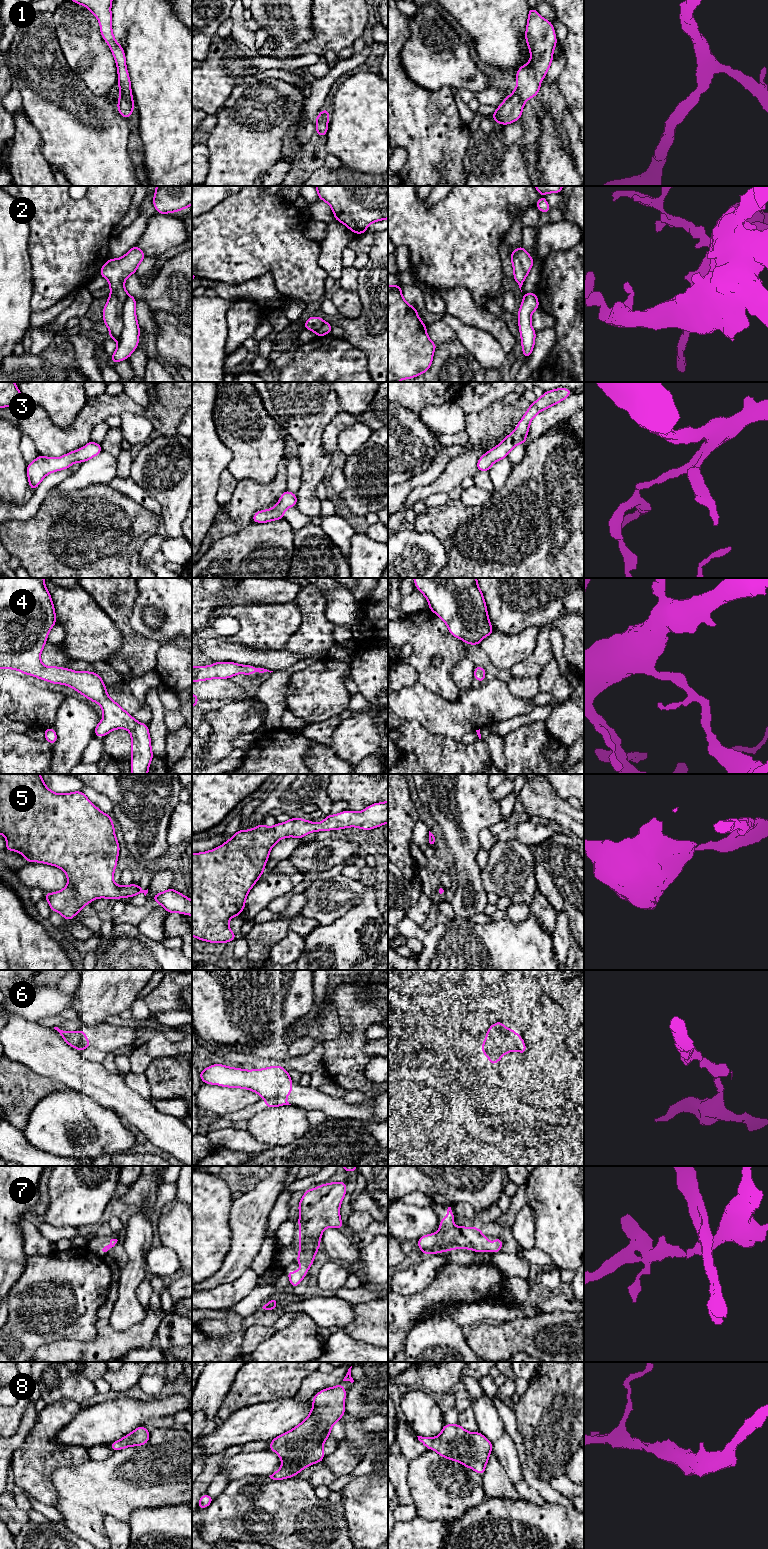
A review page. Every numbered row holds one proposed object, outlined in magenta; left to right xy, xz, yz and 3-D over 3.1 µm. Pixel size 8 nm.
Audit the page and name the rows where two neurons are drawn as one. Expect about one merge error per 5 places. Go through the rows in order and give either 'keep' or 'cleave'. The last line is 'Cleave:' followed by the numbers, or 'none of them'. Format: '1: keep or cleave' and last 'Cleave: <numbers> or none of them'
1: keep
2: cleave
3: keep
4: keep
5: keep
6: cleave
7: keep
8: keep
Cleave: 2, 6

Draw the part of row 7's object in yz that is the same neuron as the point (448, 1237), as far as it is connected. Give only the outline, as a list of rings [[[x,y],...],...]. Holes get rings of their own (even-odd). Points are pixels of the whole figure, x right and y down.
[[[451,1207],[447,1209],[447,1217],[440,1219],[440,1228],[436,1233],[423,1235],[418,1241],[419,1249],[425,1254],[435,1254],[451,1251],[457,1248],[470,1249],[475,1252],[494,1252],[501,1251],[503,1241],[494,1238],[491,1246],[488,1236],[484,1236],[478,1227],[468,1228],[465,1226],[455,1227],[454,1212]]]

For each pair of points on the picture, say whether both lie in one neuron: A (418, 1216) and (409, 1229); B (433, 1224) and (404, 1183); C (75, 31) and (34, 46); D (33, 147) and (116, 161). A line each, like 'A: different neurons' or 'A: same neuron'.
A: same neuron
B: different neurons
C: different neurons
D: different neurons

